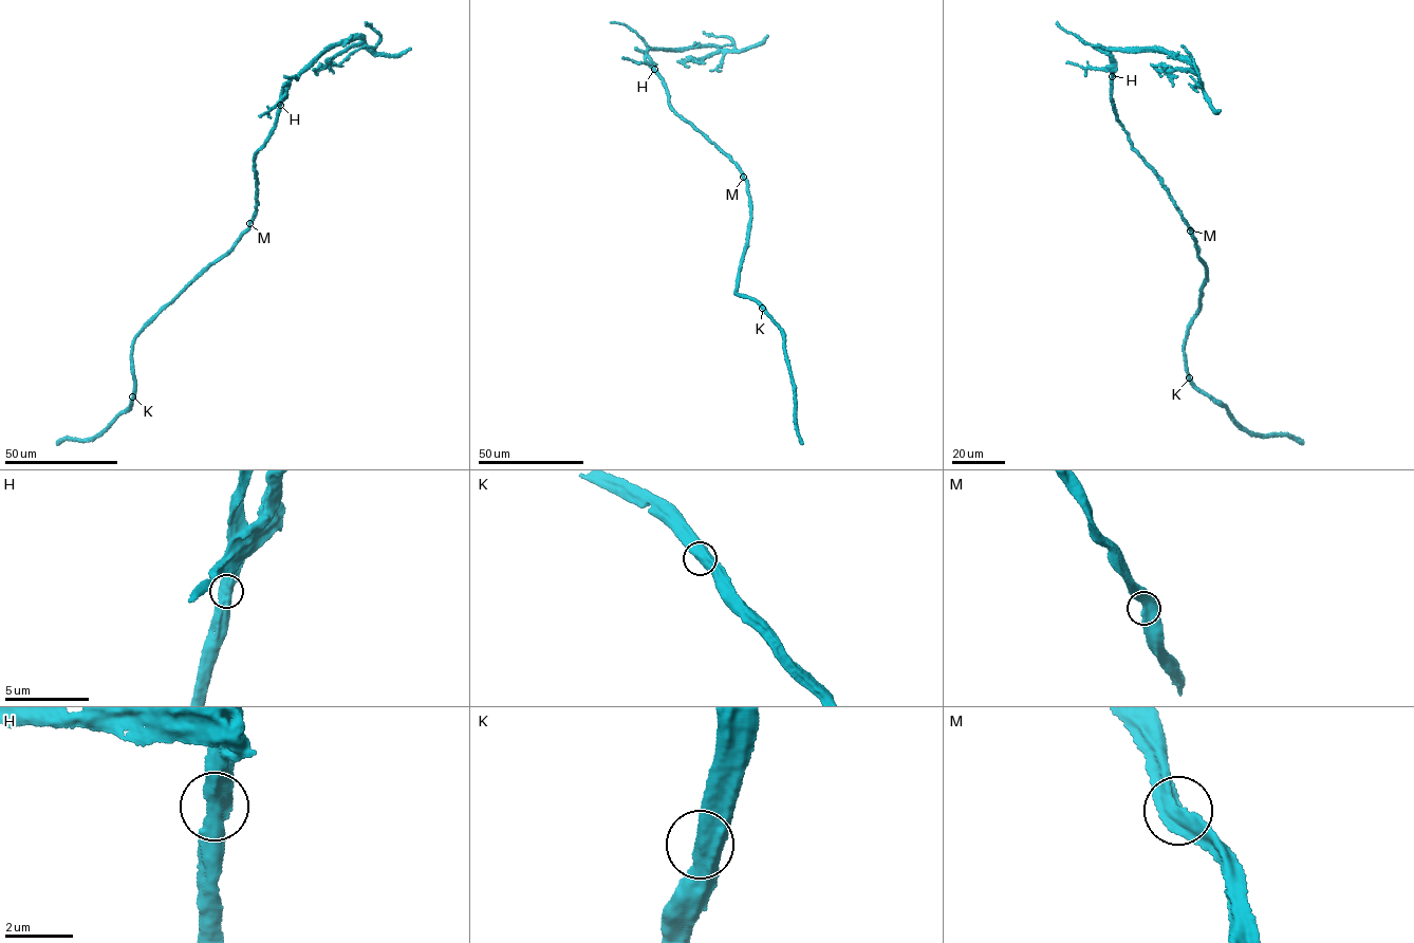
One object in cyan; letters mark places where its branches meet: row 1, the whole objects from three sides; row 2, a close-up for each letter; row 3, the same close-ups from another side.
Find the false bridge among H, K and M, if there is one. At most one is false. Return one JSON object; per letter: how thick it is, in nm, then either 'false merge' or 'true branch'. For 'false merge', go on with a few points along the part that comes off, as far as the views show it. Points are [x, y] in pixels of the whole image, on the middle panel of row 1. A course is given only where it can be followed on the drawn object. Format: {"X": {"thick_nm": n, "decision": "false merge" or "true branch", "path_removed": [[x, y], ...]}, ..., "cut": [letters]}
{"H": {"thick_nm": 550, "decision": "true branch"}, "K": {"thick_nm": 550, "decision": "true branch"}, "M": {"thick_nm": 500, "decision": "true branch"}, "cut": []}

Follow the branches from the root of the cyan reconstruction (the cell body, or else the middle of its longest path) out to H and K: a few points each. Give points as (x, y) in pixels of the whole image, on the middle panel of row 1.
H: (744, 179), (730, 159), (676, 114), (668, 102), (663, 78), (654, 69)
K: (744, 179), (747, 182), (752, 207), (736, 293), (756, 300), (762, 308)

